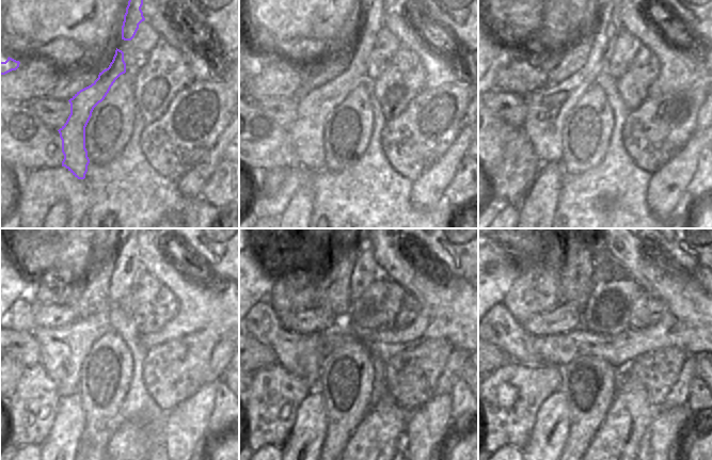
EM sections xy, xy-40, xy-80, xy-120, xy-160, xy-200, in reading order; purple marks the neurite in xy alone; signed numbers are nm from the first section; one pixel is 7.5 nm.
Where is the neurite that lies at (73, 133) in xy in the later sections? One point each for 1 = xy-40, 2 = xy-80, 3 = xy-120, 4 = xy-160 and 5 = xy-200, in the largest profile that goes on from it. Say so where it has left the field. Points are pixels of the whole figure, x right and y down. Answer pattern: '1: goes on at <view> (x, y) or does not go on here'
1: goes on at xy-40 (313, 109)
2: goes on at xy-80 (548, 108)
3: goes on at xy-120 (63, 350)
4: goes on at xy-160 (301, 355)
5: goes on at xy-200 (500, 328)

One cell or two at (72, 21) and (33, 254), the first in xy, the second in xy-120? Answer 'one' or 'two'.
one

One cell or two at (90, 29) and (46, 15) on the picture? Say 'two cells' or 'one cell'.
one cell

